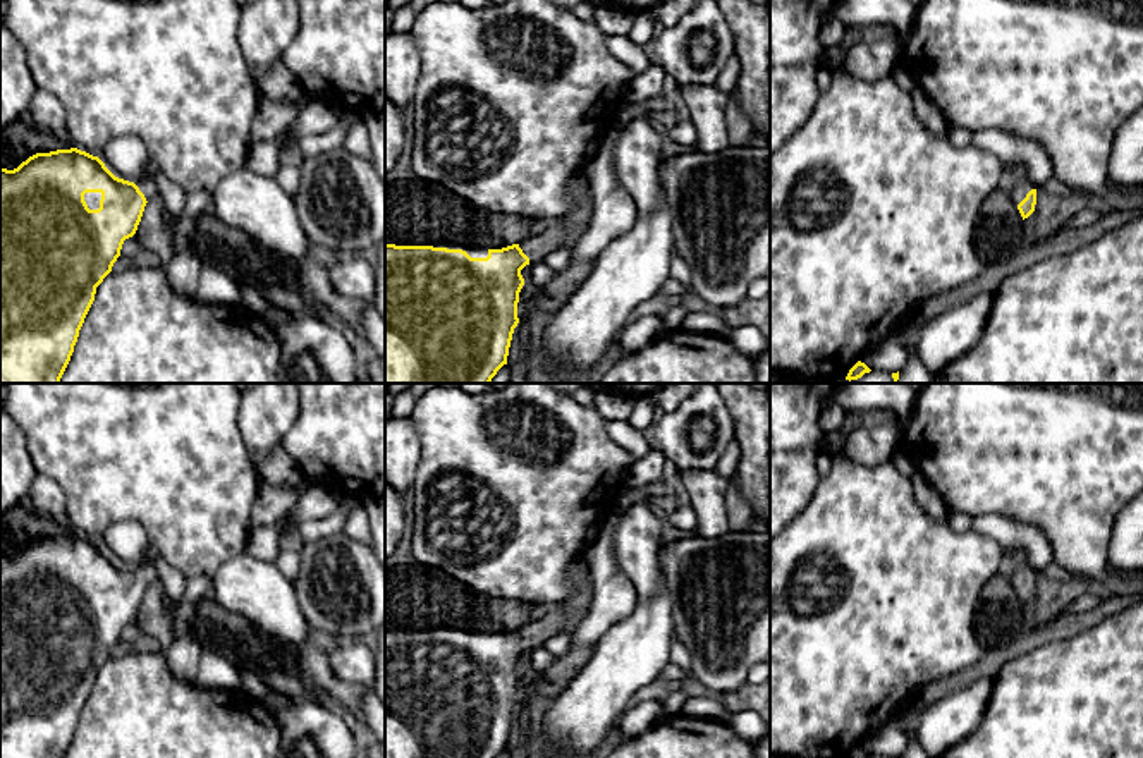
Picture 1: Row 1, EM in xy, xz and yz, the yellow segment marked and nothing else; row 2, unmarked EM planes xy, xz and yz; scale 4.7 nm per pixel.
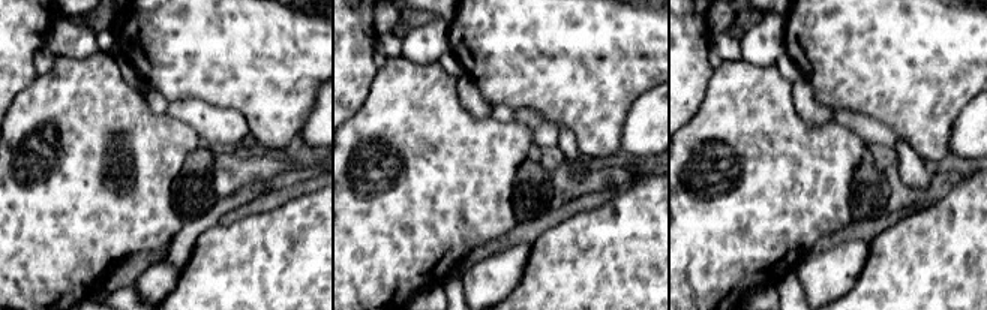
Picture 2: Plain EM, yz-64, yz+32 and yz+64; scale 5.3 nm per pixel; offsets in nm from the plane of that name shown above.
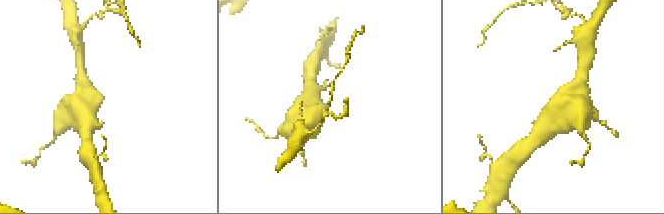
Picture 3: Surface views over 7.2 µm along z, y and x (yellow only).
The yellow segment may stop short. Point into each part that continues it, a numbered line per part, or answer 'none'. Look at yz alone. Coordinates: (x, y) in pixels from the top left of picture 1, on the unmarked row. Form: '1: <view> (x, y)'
1: yz (1018, 574)

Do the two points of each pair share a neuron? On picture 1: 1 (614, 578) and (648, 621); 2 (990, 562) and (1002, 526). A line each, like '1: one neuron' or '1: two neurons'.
1: two neurons
2: two neurons

